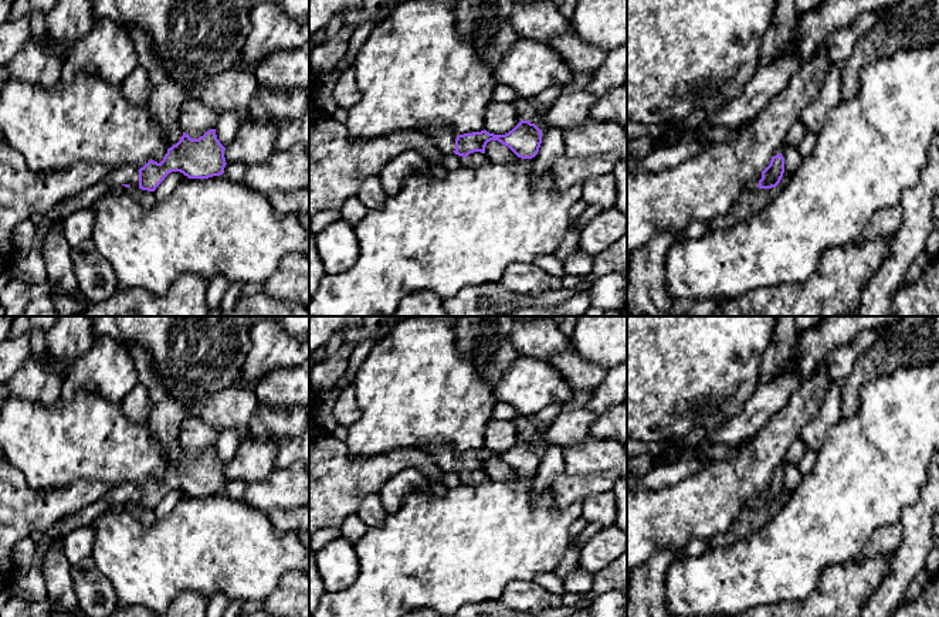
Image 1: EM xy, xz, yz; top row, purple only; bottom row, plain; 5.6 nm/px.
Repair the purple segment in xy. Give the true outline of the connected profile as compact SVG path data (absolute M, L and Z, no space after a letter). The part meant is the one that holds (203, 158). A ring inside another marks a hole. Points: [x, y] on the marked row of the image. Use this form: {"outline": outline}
{"outline": "M216 129L207 130L199 139L183 132L180 140L167 149L160 163L149 160L143 167L122 166L112 169L104 180L125 187L139 187L155 191L172 172L180 172L189 179L209 179L224 173L226 148L220 143Z"}

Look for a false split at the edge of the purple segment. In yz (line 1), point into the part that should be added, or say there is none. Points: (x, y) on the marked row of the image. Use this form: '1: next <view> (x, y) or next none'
1: next none

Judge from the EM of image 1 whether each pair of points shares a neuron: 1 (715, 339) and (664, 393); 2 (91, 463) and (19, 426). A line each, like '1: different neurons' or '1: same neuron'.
1: same neuron
2: same neuron

